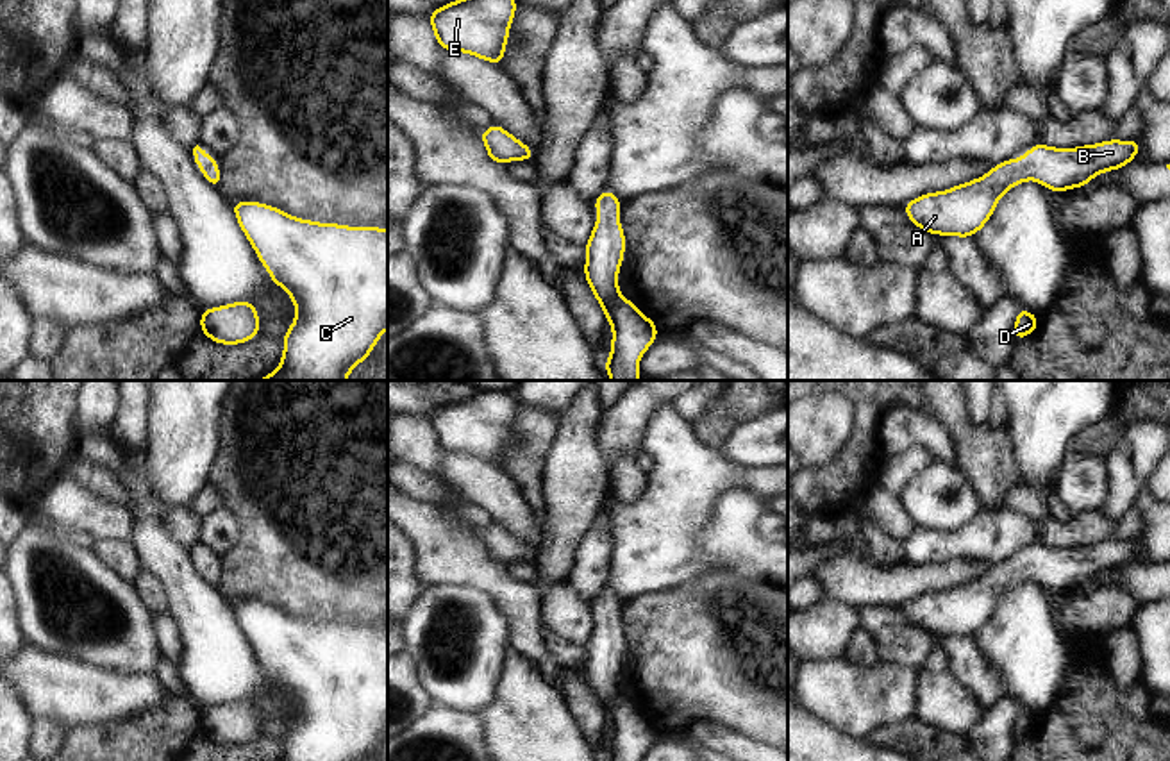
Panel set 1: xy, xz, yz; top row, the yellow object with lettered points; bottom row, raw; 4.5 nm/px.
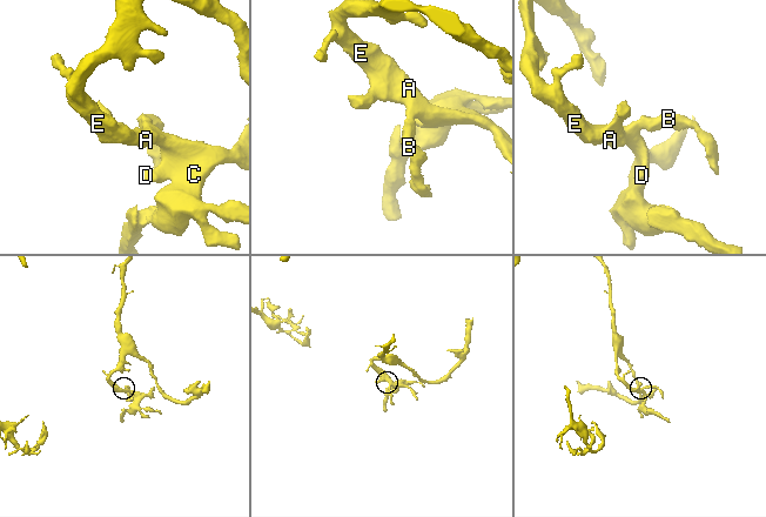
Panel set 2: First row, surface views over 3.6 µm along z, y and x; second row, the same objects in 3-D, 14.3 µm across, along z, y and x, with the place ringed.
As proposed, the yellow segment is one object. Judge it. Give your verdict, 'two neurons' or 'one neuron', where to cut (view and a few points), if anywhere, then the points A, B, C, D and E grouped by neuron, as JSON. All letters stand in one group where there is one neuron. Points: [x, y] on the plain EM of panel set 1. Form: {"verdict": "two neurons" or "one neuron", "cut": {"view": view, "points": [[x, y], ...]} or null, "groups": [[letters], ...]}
{"verdict": "one neuron", "cut": null, "groups": [["A", "B", "C", "D", "E"]]}

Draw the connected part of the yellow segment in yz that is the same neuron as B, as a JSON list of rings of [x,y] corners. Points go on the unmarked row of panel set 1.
[[[1107,539],[1075,548],[1032,545],[1024,557],[995,564],[986,575],[956,584],[947,591],[923,593],[902,609],[927,634],[974,638],[993,616],[1011,588],[1036,581],[1047,591],[1084,588],[1100,573],[1125,568],[1141,554],[1138,539]]]

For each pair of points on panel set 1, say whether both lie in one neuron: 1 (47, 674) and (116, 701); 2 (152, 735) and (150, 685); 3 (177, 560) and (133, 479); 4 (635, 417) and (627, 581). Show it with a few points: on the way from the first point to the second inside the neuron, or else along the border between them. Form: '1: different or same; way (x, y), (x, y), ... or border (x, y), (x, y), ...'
1: same; way (65, 690), (99, 697)
2: different; border (170, 695), (152, 708), (111, 722)
3: same; way (158, 540), (149, 531), (142, 499)
4: different; border (656, 411), (645, 426), (640, 451)

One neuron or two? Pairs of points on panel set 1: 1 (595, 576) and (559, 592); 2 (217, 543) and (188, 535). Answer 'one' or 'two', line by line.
1: two
2: two

